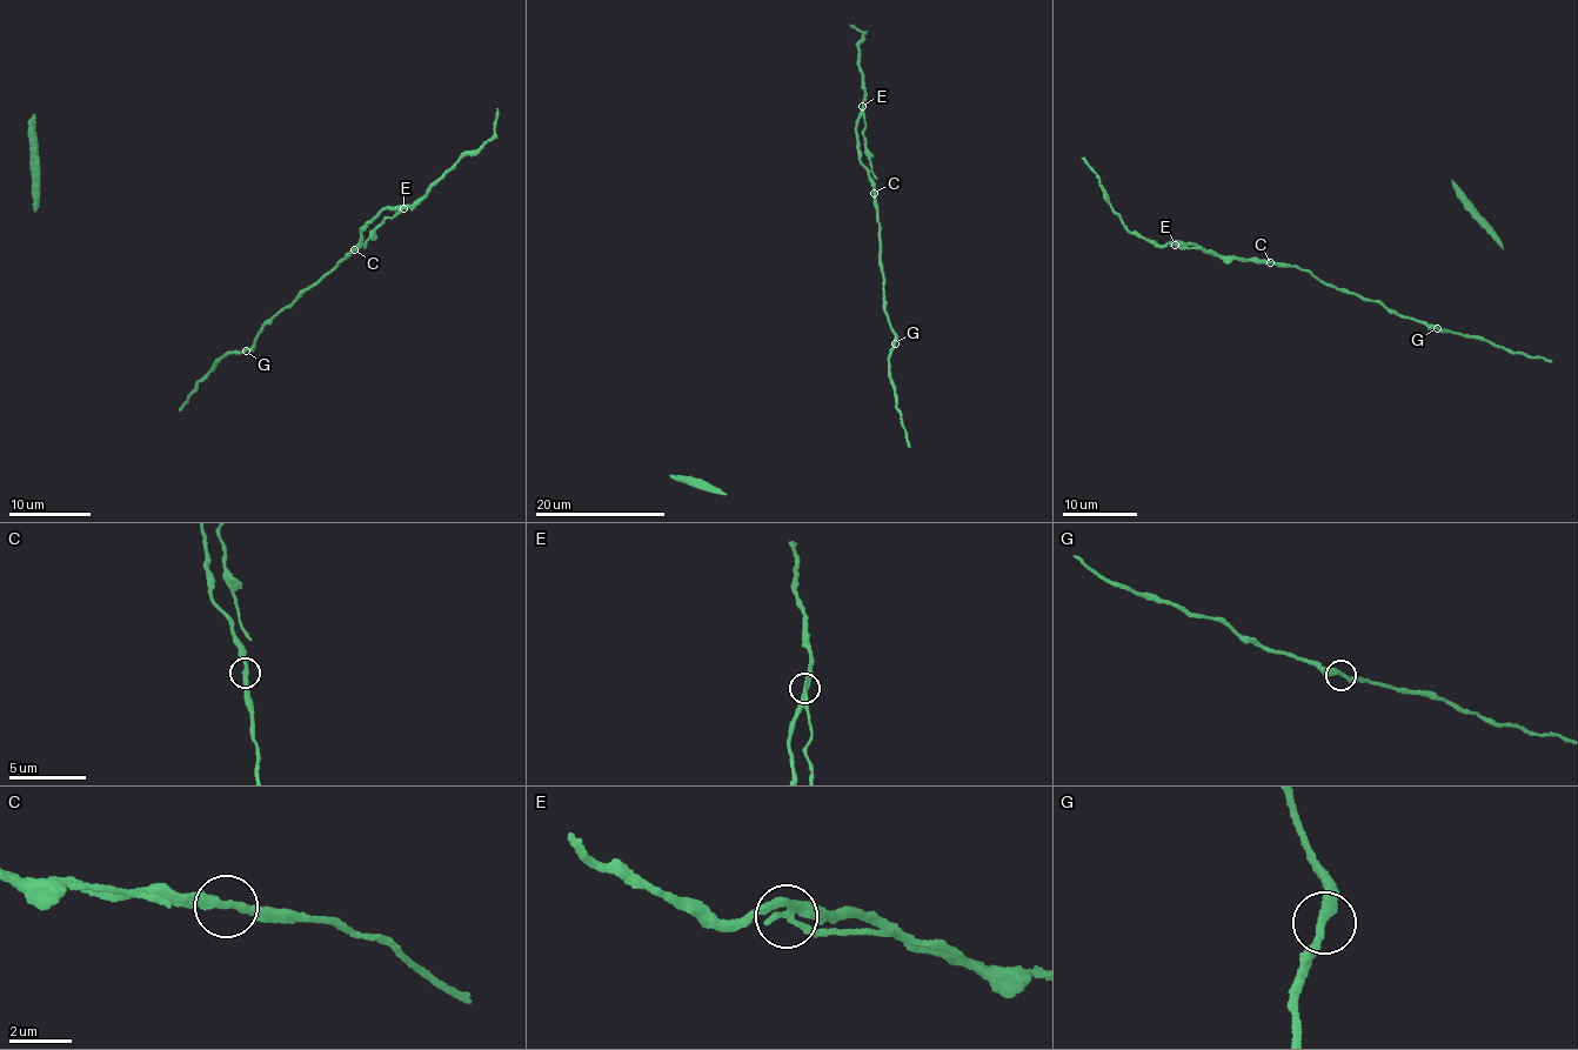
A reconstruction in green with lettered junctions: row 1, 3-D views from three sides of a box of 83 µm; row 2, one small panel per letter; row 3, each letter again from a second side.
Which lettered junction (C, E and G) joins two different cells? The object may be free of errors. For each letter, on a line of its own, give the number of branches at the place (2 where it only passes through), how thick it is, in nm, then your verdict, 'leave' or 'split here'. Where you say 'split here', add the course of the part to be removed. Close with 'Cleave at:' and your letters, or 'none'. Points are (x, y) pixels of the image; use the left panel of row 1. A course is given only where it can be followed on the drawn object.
C: 2 | 280 nm | leave
E: 2 | 300 nm | split here | (402, 208), (369, 233), (363, 241), (366, 248)
G: 2 | 280 nm | leave
Cleave at: E

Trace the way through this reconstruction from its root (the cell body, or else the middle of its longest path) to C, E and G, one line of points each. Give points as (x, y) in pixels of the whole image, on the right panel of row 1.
C: (1411, 319), (1326, 286), (1308, 271), (1270, 262)
E: (1411, 319), (1326, 286), (1301, 268), (1175, 245)
G: (1411, 319), (1437, 328)

